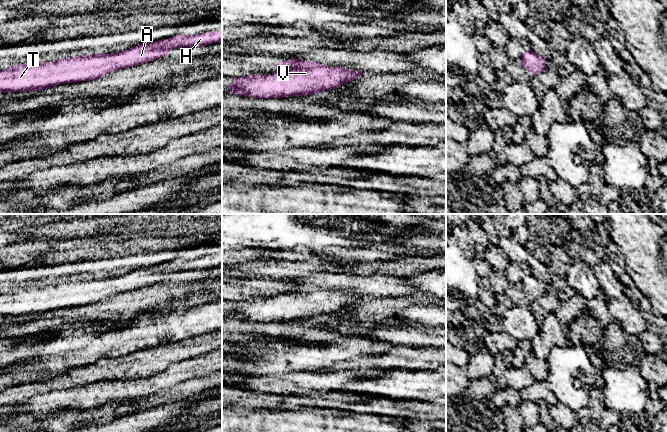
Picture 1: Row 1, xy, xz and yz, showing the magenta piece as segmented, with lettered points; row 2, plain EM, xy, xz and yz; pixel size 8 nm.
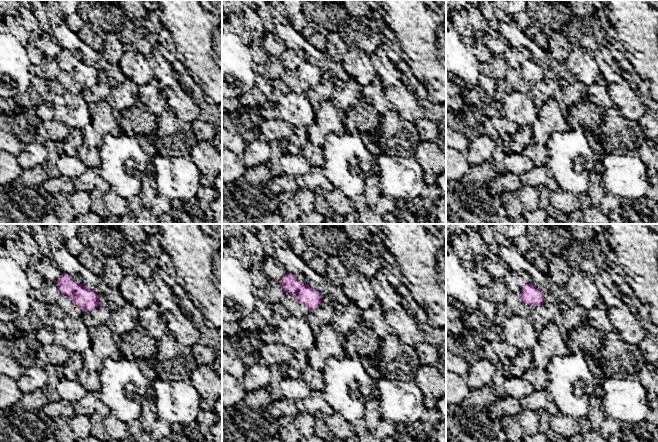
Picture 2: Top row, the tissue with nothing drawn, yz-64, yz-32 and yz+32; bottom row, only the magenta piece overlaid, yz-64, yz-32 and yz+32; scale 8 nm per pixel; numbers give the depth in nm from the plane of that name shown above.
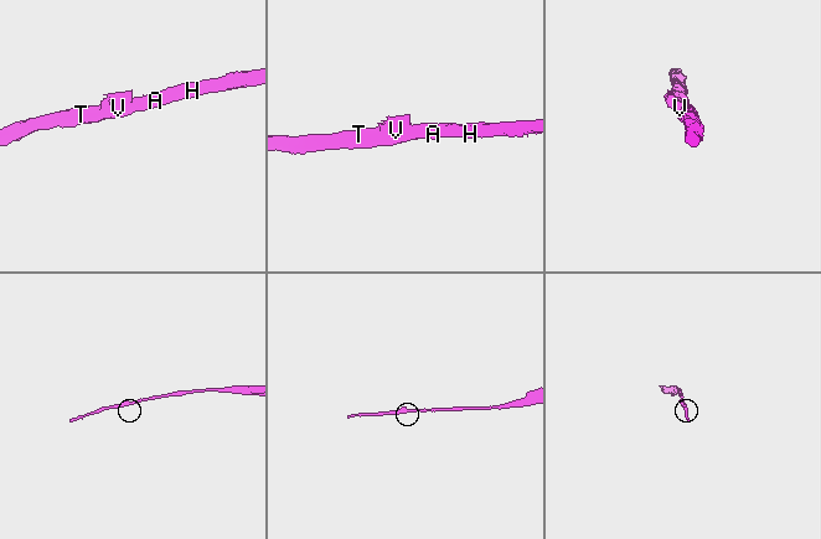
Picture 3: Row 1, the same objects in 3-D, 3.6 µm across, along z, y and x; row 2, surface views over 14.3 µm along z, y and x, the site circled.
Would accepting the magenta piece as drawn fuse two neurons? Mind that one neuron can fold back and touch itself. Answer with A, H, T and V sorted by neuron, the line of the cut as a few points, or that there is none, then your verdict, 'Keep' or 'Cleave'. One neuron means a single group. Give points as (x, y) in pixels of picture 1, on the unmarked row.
Groups: A H T V. No split. Keep

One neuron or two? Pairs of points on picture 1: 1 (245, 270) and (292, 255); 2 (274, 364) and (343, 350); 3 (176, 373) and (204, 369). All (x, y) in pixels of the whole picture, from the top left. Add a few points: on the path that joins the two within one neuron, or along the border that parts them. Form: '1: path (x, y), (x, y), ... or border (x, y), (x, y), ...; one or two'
1: border (272, 258), (300, 260); two
2: path (291, 357), (326, 354); one
3: path (183, 371), (197, 369); one

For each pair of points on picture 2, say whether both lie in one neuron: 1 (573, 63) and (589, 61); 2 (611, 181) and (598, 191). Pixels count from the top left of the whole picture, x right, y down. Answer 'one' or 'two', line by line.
1: one
2: two

